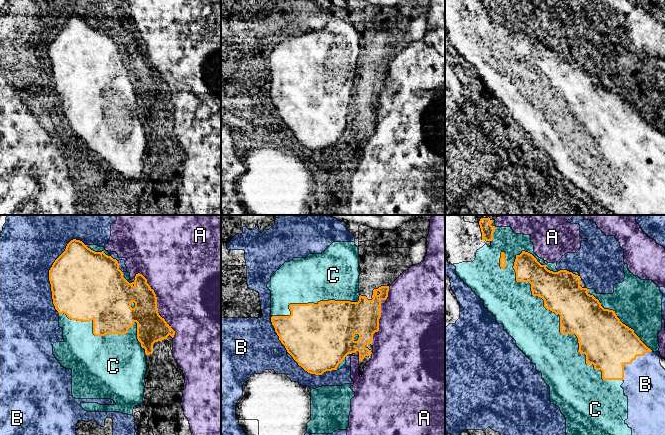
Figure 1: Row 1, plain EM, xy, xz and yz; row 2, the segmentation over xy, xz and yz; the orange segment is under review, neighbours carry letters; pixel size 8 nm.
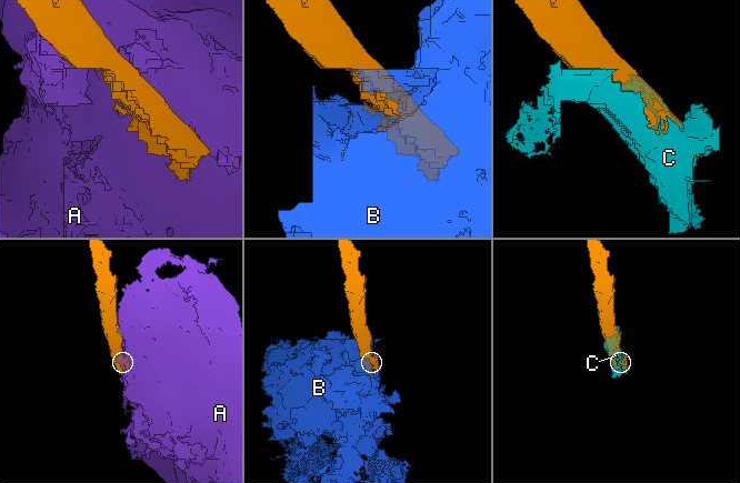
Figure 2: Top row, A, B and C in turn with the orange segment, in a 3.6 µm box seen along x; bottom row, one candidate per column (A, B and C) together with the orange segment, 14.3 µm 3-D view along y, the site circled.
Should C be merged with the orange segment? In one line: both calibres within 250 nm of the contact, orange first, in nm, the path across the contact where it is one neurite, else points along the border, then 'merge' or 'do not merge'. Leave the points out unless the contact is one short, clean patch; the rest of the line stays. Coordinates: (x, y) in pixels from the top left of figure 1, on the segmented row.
340/380 nm | merge

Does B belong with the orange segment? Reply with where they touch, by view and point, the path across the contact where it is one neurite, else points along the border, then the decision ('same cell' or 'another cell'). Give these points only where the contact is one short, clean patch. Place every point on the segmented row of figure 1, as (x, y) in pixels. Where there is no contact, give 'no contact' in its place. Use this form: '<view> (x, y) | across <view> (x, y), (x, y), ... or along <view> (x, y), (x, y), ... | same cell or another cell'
xy (49, 271) | another cell

